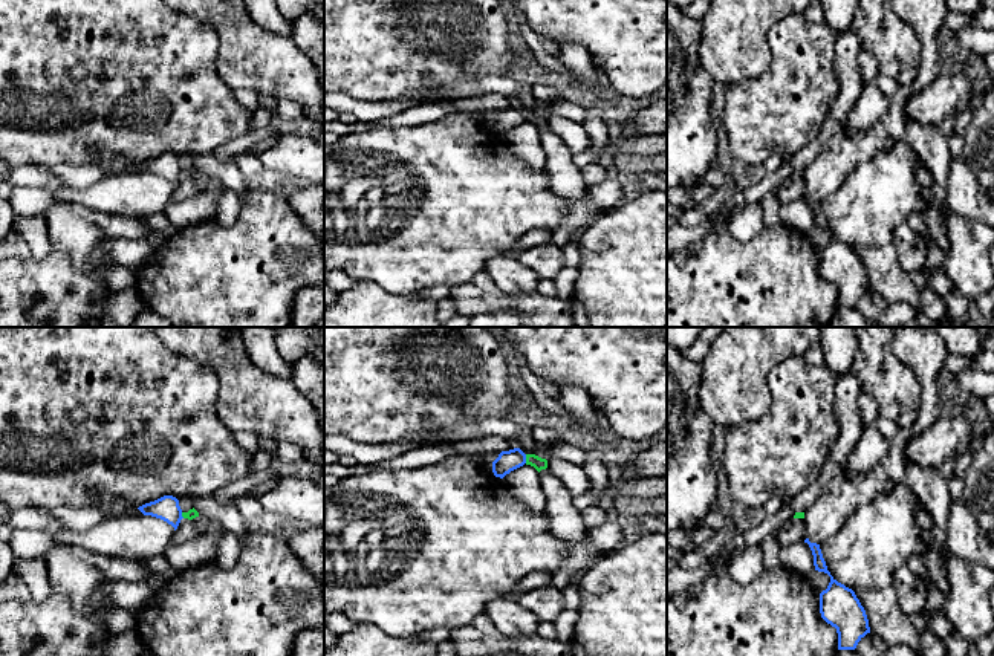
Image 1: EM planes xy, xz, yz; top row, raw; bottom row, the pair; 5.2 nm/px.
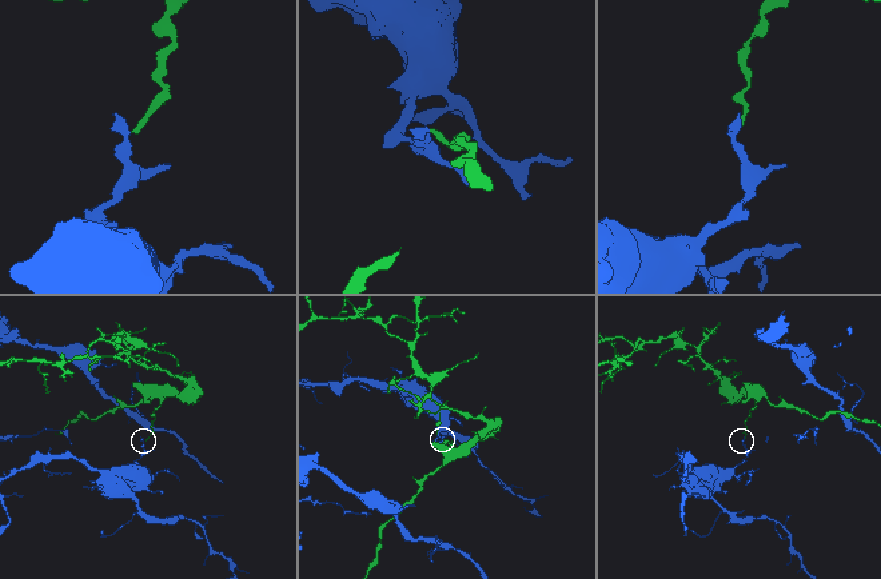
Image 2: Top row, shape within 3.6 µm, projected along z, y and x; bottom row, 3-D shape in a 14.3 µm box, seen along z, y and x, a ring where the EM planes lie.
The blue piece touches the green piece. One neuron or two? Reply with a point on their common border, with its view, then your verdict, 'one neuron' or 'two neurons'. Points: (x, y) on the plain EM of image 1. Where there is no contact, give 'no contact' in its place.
meets blue in xz at (525, 116); two neurons

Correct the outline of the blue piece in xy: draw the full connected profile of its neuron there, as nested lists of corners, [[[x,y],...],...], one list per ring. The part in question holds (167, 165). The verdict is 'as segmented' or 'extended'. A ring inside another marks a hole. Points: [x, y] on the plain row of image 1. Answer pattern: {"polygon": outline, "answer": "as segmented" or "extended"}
{"polygon": [[[164,153],[154,159],[145,161],[138,165],[144,173],[161,176],[177,187],[182,174],[179,158],[173,153]]], "answer": "as segmented"}

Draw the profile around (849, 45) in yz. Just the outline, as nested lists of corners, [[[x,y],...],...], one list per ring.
[[[846,31],[836,37],[836,78],[840,93],[833,101],[817,138],[810,139],[792,159],[794,170],[804,170],[847,125],[861,90],[864,87],[858,54],[862,50],[861,38],[853,31]]]

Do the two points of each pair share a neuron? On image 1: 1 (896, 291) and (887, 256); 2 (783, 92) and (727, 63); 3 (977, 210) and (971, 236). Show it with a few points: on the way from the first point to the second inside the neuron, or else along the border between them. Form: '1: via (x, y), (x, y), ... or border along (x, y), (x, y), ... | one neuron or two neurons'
1: via (892, 282), (892, 269), (887, 265) | one neuron
2: border along (769, 46), (771, 63), (765, 71), (727, 86) | two neurons
3: border along (948, 208), (977, 224) | two neurons

